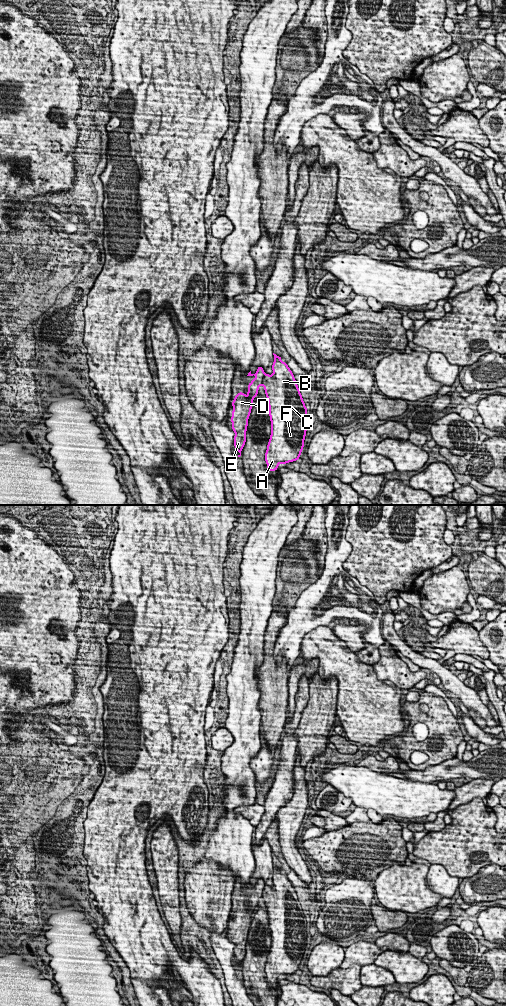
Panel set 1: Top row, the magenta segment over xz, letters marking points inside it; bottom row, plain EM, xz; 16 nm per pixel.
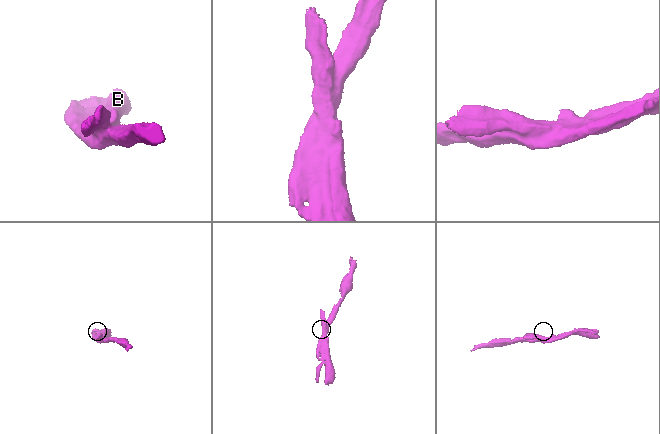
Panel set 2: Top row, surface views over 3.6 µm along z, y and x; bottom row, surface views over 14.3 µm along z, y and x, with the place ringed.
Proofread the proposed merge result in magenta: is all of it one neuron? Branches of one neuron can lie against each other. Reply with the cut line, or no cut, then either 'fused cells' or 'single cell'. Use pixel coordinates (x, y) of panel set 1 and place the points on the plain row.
xz (264, 885), (261, 896) | fused cells

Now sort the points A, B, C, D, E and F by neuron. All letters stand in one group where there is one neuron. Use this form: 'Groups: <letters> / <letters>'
Groups: A B C F / D E

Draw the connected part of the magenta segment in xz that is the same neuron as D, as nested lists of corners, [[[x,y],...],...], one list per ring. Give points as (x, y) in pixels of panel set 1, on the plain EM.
[[[262,878],[257,880],[255,886],[252,886],[251,883],[247,888],[255,887],[256,890],[252,891],[252,894],[248,896],[248,909],[241,903],[235,907],[235,911],[232,913],[232,942],[235,944],[234,948],[234,959],[236,963],[241,968],[242,961],[246,954],[246,943],[248,938],[248,931],[251,925],[253,918],[253,912],[258,907],[259,898],[262,897],[262,890],[265,884]]]

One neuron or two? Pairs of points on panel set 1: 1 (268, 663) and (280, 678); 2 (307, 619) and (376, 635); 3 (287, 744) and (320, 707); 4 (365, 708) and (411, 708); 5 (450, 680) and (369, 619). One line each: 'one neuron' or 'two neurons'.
1: one neuron
2: one neuron
3: two neurons
4: two neurons
5: two neurons

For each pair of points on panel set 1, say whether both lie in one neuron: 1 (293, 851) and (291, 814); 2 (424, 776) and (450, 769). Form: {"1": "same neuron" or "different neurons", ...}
{"1": "same neuron", "2": "same neuron"}

